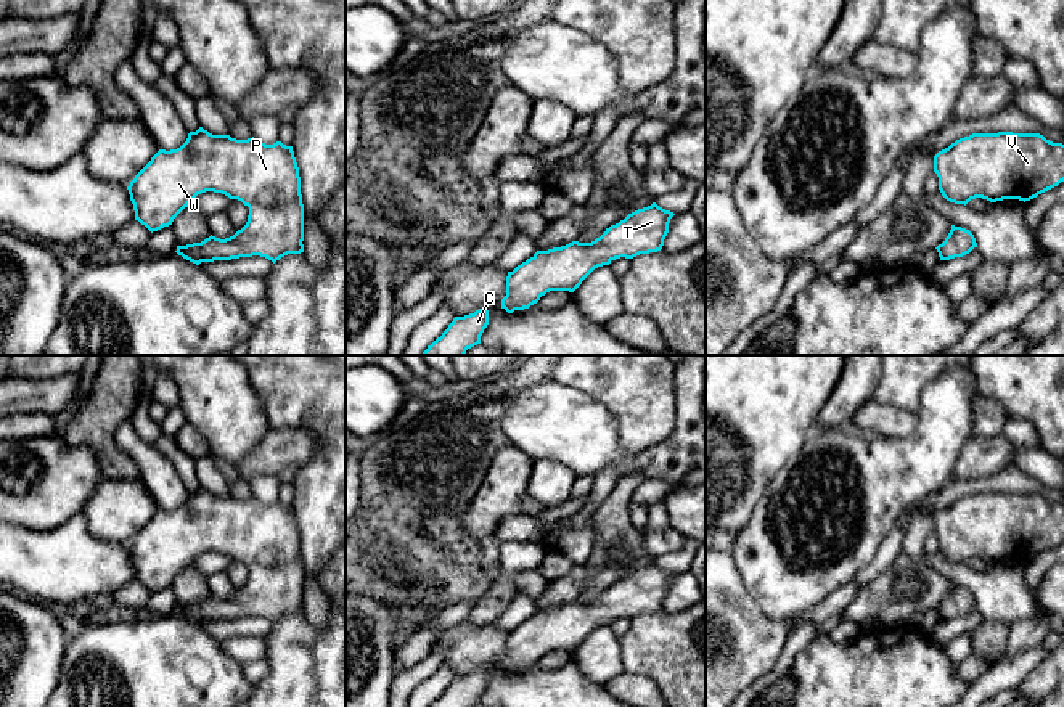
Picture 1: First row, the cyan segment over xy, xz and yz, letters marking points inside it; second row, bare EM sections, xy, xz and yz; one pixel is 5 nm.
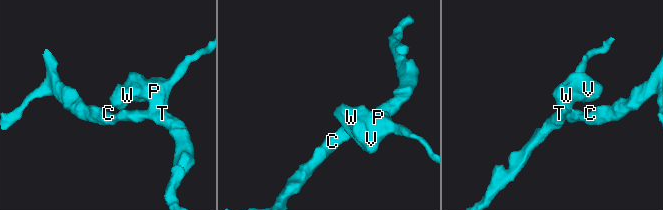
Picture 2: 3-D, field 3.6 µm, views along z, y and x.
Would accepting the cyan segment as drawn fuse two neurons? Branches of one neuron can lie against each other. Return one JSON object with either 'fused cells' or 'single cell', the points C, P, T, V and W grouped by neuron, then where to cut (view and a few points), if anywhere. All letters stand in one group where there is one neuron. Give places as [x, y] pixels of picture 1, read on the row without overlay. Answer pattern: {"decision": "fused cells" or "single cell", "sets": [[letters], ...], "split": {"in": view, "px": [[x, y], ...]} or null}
{"decision": "single cell", "sets": [["C", "P", "T", "V", "W"]], "split": null}

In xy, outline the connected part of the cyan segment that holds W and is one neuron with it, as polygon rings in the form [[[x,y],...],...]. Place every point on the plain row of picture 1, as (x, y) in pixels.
[[[203,487],[190,492],[177,509],[159,509],[127,546],[135,580],[151,593],[172,585],[174,578],[201,553],[214,551],[238,559],[249,567],[246,585],[233,596],[209,596],[201,603],[177,606],[177,614],[199,625],[201,622],[231,620],[260,615],[273,623],[288,614],[304,612],[304,564],[299,527],[293,506],[281,501],[265,505],[254,497],[236,500],[212,495]]]

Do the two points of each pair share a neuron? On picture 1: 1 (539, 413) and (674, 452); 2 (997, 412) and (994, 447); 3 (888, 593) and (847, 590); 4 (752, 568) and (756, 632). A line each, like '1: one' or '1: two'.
1: one
2: two
3: two
4: two

